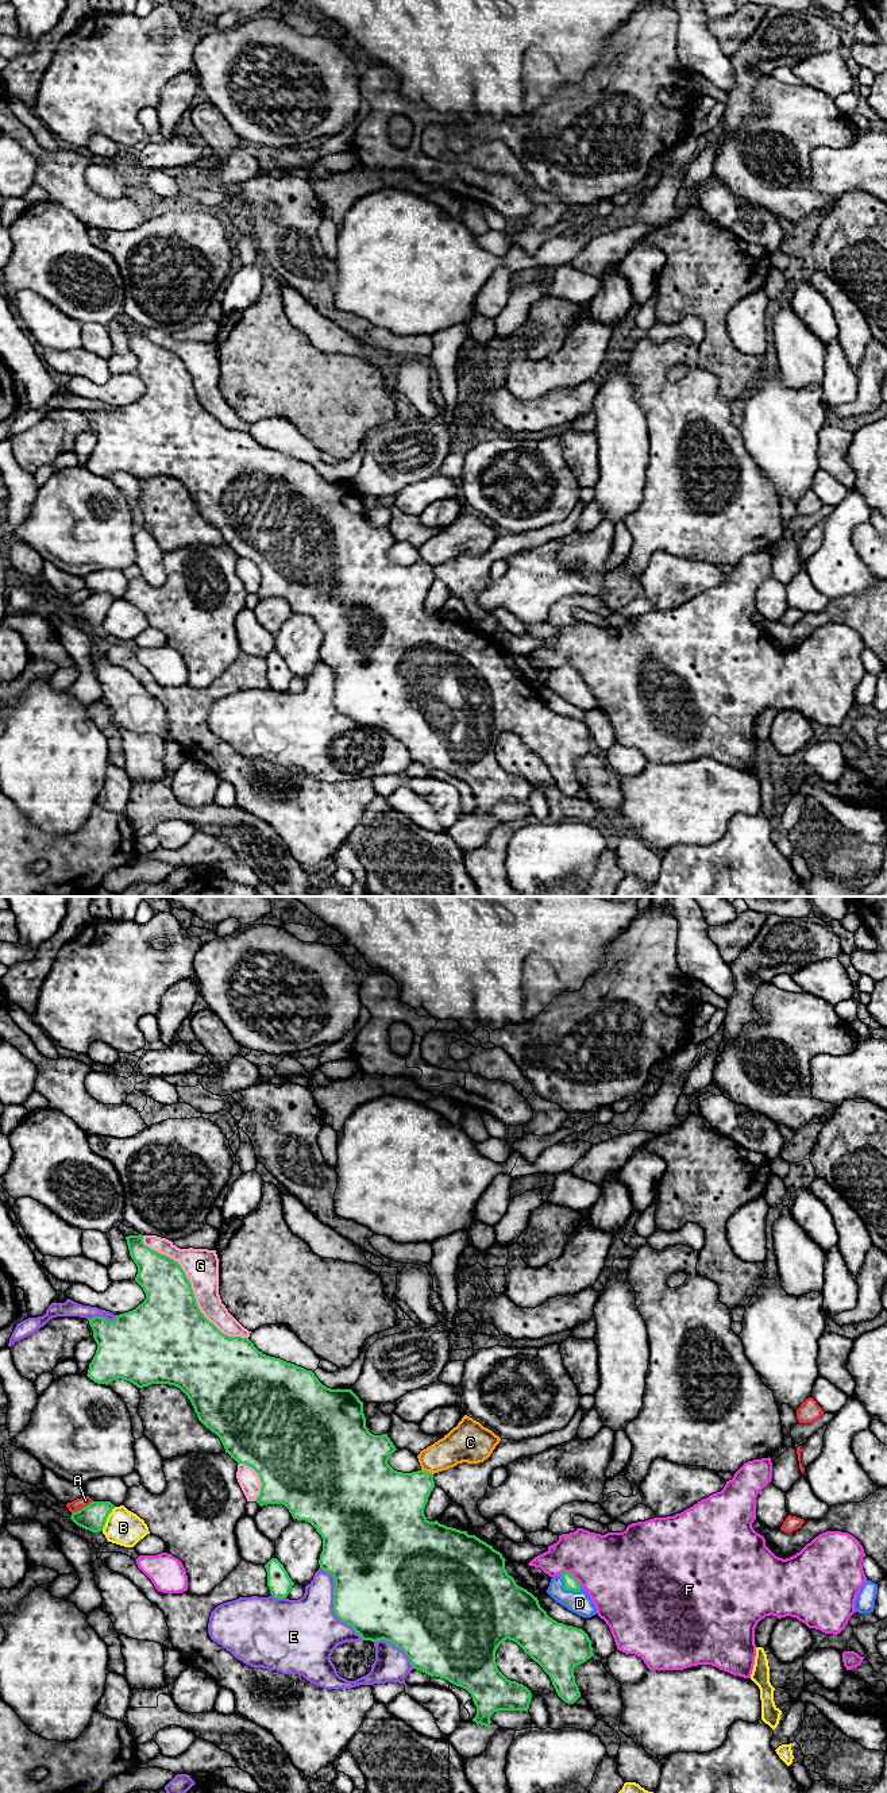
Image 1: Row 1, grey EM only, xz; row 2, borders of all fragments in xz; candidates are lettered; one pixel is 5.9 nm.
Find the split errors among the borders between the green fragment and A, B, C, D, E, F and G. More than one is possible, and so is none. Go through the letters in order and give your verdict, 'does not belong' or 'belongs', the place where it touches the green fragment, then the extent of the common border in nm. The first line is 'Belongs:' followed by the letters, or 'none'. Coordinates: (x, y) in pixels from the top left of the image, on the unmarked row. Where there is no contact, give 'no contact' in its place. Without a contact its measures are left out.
Belongs: D
A: does not belong; contact xz (81, 601); length 150 nm
B: does not belong; contact xz (105, 612); length 170 nm
C: does not belong; contact xz (427, 565); length 80 nm
D: belongs; contact xz (566, 682); length 170 nm
E: does not belong; contact xz (334, 698); length 500 nm
F: does not belong; contact xz (571, 667); length 140 nm
G: does not belong; contact xz (192, 384); length 900 nm

